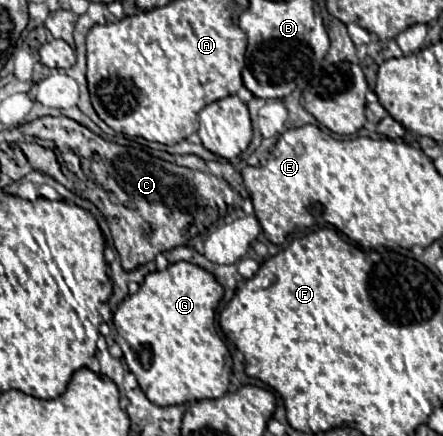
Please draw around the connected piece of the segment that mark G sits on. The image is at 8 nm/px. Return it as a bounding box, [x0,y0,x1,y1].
[113,261,233,407]

